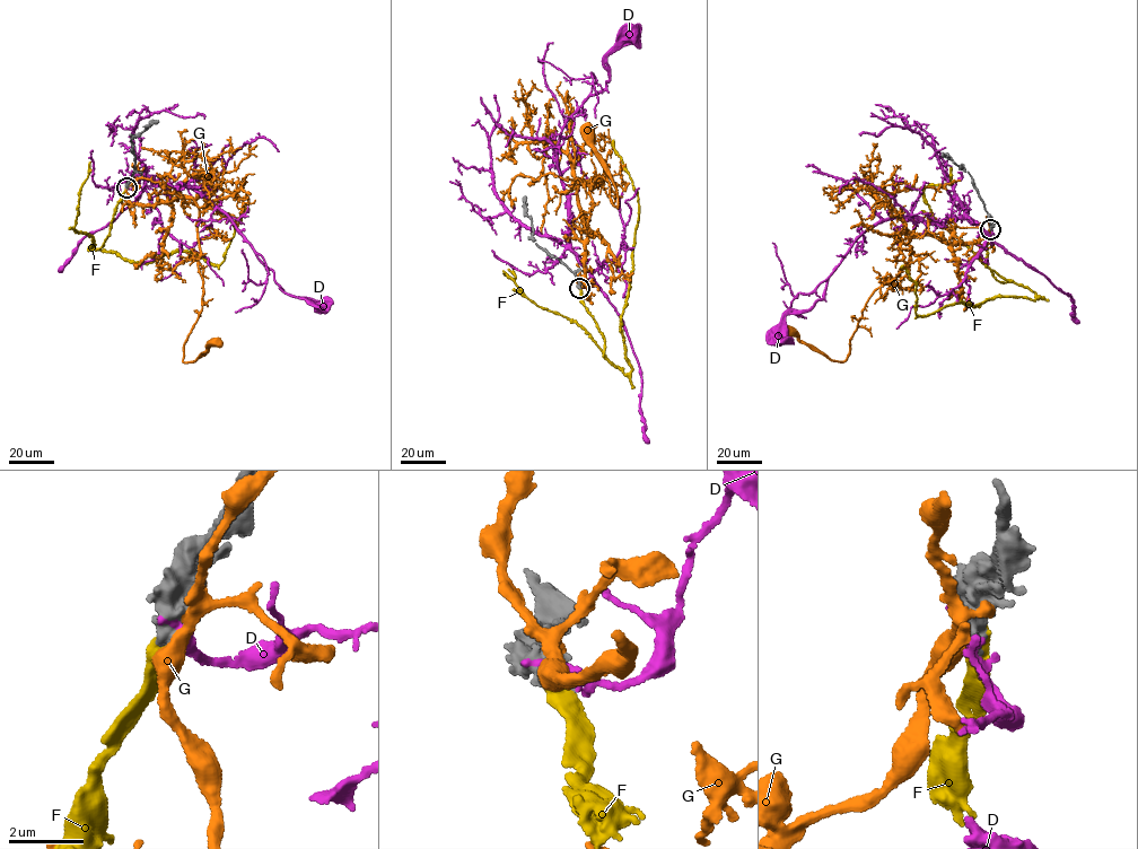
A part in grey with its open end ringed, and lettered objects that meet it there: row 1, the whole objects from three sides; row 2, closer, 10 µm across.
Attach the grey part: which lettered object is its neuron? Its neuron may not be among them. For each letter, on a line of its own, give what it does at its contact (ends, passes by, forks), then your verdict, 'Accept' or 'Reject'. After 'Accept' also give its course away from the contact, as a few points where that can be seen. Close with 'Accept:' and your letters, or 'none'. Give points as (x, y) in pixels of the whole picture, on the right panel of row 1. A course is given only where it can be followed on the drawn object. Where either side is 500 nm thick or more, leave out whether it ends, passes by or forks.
D: Reject
F: Accept. Its course: (991, 228), (987, 261), (994, 277), (1025, 286), (1034, 299), (999, 296), (918, 316), (916, 282), (901, 267)
G: Reject
Accept: F

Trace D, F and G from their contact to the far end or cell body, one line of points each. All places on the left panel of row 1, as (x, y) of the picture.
D: (127, 186), (142, 189), (148, 177), (169, 189), (184, 184), (232, 218), (283, 292), (322, 306)
F: (127, 187), (103, 245), (88, 250), (92, 245), (139, 265), (187, 251), (217, 267), (250, 209)
G: (128, 185), (133, 204), (181, 195), (195, 201), (202, 307), (183, 361), (217, 341)

